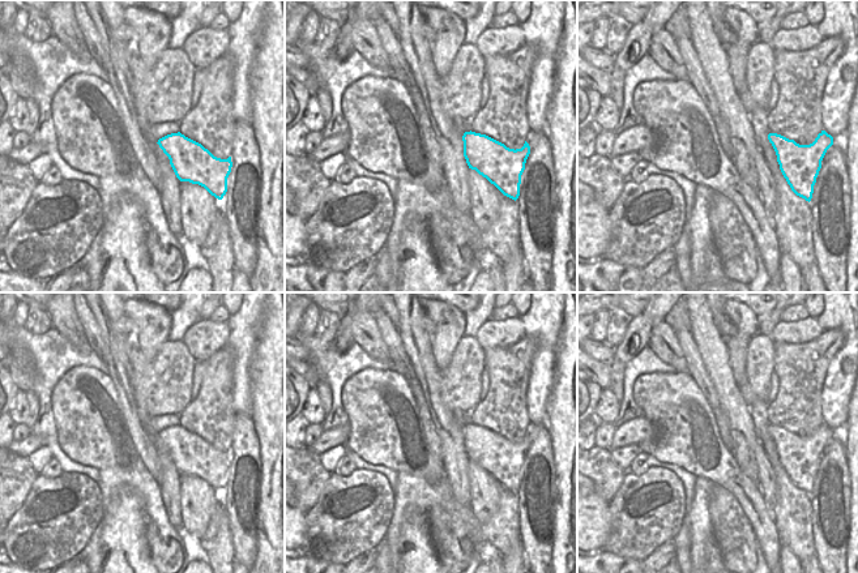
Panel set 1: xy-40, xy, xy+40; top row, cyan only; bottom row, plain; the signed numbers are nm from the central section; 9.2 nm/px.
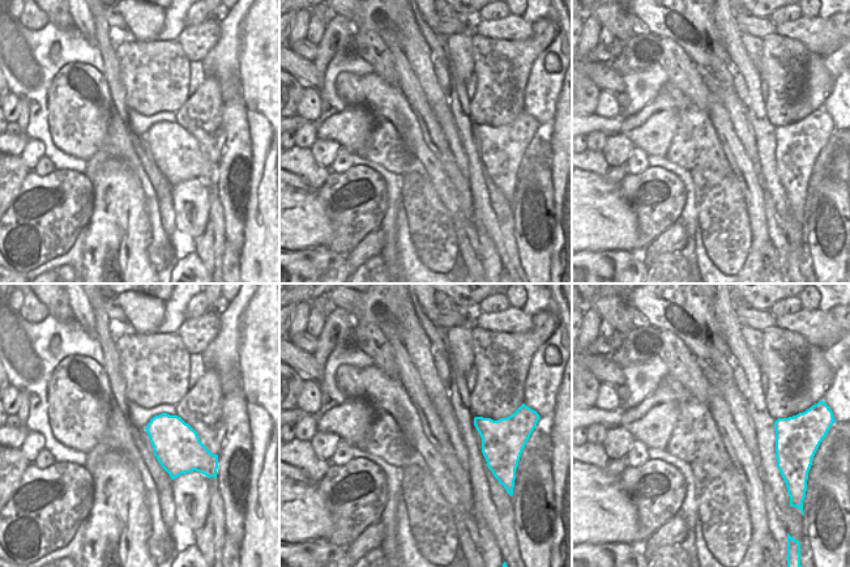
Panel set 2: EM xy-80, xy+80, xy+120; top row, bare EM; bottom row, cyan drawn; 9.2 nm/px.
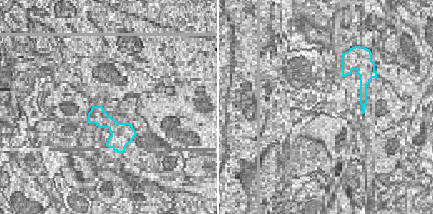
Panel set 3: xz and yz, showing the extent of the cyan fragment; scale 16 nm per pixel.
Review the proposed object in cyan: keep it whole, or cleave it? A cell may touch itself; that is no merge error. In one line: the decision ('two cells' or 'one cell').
one cell

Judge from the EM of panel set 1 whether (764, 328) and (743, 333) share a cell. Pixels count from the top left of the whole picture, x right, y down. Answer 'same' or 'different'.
different

